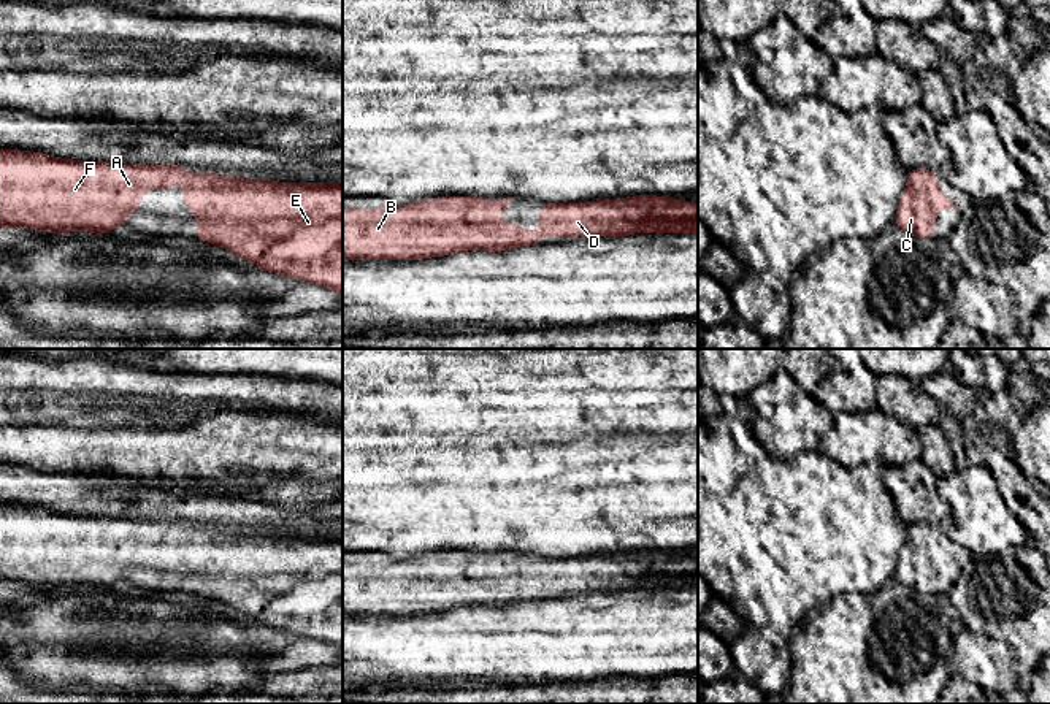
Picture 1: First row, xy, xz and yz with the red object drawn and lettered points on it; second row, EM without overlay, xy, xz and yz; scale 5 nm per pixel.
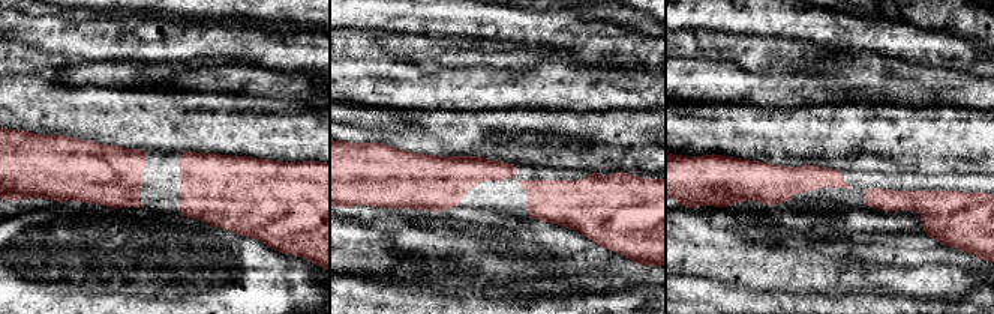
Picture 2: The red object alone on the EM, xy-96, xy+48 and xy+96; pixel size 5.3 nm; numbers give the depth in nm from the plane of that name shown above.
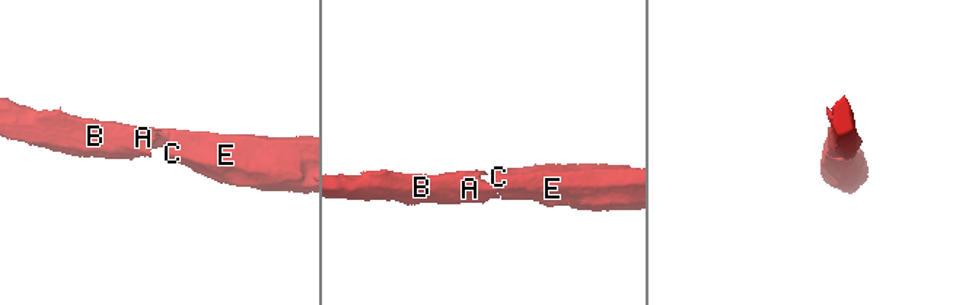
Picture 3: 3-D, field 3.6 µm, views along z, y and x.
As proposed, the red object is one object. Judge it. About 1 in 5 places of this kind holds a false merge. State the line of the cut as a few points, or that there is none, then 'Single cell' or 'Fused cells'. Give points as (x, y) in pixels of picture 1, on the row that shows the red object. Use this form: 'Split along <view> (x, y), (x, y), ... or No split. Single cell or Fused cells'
No split. Single cell

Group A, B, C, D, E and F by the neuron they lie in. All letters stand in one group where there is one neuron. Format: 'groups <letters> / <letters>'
groups A B C D E F

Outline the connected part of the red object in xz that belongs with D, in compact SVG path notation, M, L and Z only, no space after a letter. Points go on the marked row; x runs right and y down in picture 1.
M441 197L376 209L343 208L343 260L420 260L476 249L504 252L541 244L546 235L698 233L698 203L669 197L544 203L539 231L501 222L512 200Z

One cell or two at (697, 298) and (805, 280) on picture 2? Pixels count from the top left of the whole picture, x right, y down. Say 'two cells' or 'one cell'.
two cells

